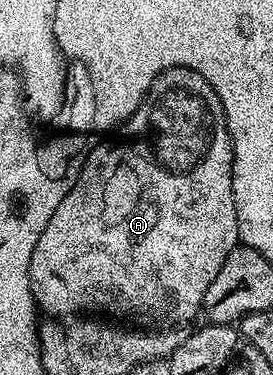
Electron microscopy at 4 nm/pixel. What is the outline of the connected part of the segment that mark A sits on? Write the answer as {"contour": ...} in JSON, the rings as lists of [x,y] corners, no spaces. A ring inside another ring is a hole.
{"contour":[[[179,66],[179,67],[178,67],[178,68],[170,68],[170,69],[169,69],[169,70],[168,70],[168,71],[166,71],[166,72],[165,72],[165,73],[163,73],[163,74],[159,74],[159,75],[158,75],[158,77],[157,77],[157,78],[155,78],[155,80],[154,80],[154,81],[153,81],[153,82],[152,82],[152,89],[151,89],[151,90],[149,90],[149,91],[148,91],[148,97],[147,97],[147,98],[145,98],[145,99],[144,99],[144,101],[143,101],[143,102],[141,102],[141,103],[140,103],[140,107],[139,107],[139,108],[138,108],[138,109],[137,109],[137,110],[136,110],[136,111],[134,111],[134,113],[133,113],[133,114],[132,114],[132,115],[130,115],[130,117],[128,117],[128,118],[127,118],[127,120],[125,120],[125,122],[124,122],[124,123],[122,123],[122,125],[121,125],[121,126],[120,126],[120,127],[119,127],[119,130],[118,130],[118,133],[117,133],[117,134],[116,134],[116,135],[115,135],[115,137],[116,137],[116,136],[117,136],[117,138],[116,138],[116,139],[114,139],[114,140],[113,140],[113,142],[108,142],[108,141],[109,141],[109,140],[104,140],[104,141],[101,141],[101,142],[100,142],[100,143],[99,143],[99,144],[97,144],[97,145],[95,145],[95,146],[93,146],[93,148],[92,148],[92,151],[90,151],[90,153],[88,153],[88,158],[87,158],[87,160],[86,160],[86,161],[84,161],[84,167],[83,167],[83,168],[82,168],[82,172],[81,172],[81,173],[80,173],[80,175],[79,175],[79,176],[78,176],[78,180],[77,180],[77,181],[76,181],[76,183],[75,183],[75,184],[74,184],[74,188],[70,188],[70,192],[66,192],[66,196],[62,196],[62,204],[58,204],[58,208],[54,208],[54,216],[50,216],[50,224],[46,224],[46,232],[42,232],[42,236],[38,236],[38,244],[37,244],[37,245],[36,245],[36,247],[35,247],[35,248],[34,248],[34,256],[30,256],[30,268],[29,268],[29,269],[28,269],[28,275],[29,275],[29,276],[30,276],[30,284],[31,284],[31,285],[32,285],[32,299],[34,299],[34,300],[35,300],[35,302],[36,302],[36,304],[37,304],[37,307],[39,307],[39,309],[40,309],[40,310],[41,310],[41,311],[43,311],[43,313],[44,313],[44,310],[45,310],[45,312],[46,312],[46,313],[48,313],[48,314],[45,314],[45,315],[48,315],[48,316],[51,316],[51,317],[52,317],[52,318],[53,318],[53,319],[56,319],[56,320],[68,320],[68,319],[71,319],[71,318],[72,318],[72,317],[73,317],[73,316],[108,316],[108,315],[104,315],[104,314],[129,314],[129,316],[130,316],[130,317],[132,317],[132,318],[133,318],[133,320],[134,320],[134,321],[136,321],[136,322],[133,322],[133,323],[136,323],[136,324],[139,324],[139,325],[140,325],[140,326],[141,326],[141,327],[144,327],[144,328],[148,328],[148,327],[151,327],[151,326],[152,326],[152,325],[153,325],[153,324],[163,324],[163,325],[164,325],[164,326],[165,326],[165,327],[168,327],[168,328],[172,328],[172,327],[175,327],[175,326],[176,326],[176,325],[177,325],[177,324],[184,324],[184,323],[180,323],[180,322],[188,322],[188,321],[190,321],[190,320],[191,320],[191,318],[192,318],[192,317],[194,317],[194,316],[195,316],[195,314],[196,314],[196,313],[197,313],[197,314],[198,314],[198,315],[199,315],[199,314],[200,314],[200,313],[201,313],[201,310],[202,310],[202,307],[203,307],[203,305],[204,305],[204,297],[205,297],[205,296],[206,296],[206,288],[207,288],[207,287],[208,287],[208,282],[209,282],[209,281],[210,281],[210,280],[214,280],[214,276],[218,276],[218,271],[220,271],[220,269],[221,269],[221,268],[222,268],[222,264],[223,264],[223,263],[224,263],[224,258],[225,258],[225,256],[227,256],[227,255],[228,255],[228,254],[229,254],[229,253],[230,253],[230,252],[231,252],[231,250],[232,250],[232,248],[233,248],[233,245],[234,245],[234,244],[236,244],[236,243],[239,243],[239,242],[240,242],[240,233],[239,233],[239,232],[238,232],[238,212],[237,212],[237,211],[236,211],[236,210],[233,210],[233,208],[232,208],[232,141],[231,141],[231,140],[230,140],[230,132],[229,132],[229,131],[228,131],[228,129],[227,129],[227,128],[226,128],[226,118],[225,118],[225,116],[224,116],[224,106],[223,106],[223,105],[222,105],[222,104],[221,104],[221,102],[220,102],[220,101],[219,101],[219,100],[218,100],[218,96],[217,96],[217,95],[216,95],[216,93],[215,93],[215,92],[214,92],[214,88],[210,88],[210,84],[209,84],[209,83],[208,83],[208,81],[206,81],[206,79],[204,79],[204,78],[203,78],[203,76],[202,76],[202,75],[201,75],[201,74],[200,74],[200,73],[198,73],[198,72],[197,72],[197,70],[191,70],[191,69],[190,69],[190,68],[186,68],[186,67],[185,67],[185,66]]]}

